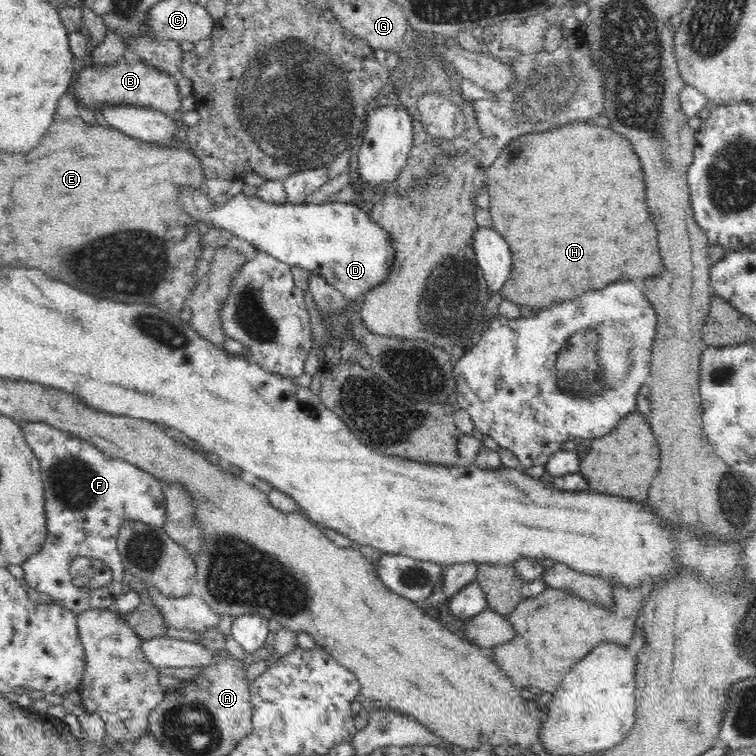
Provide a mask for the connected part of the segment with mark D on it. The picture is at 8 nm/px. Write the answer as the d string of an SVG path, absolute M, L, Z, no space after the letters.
M192 187L178 188L178 192L180 192L178 202L182 210L197 222L206 222L206 224L209 222L214 228L228 230L240 240L249 242L259 251L268 253L291 267L299 266L308 273L318 273L333 288L342 292L349 302L356 300L362 302L363 296L386 280L390 274L396 250L390 246L387 232L368 217L360 206L334 201L320 205L314 205L311 202L274 204L262 200L257 194L248 196L242 192L230 198L225 204L216 206L210 202L206 187L204 191Z

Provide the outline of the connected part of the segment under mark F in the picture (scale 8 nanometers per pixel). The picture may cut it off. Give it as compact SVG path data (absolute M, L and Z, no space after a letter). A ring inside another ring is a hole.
M21 422L26 443L40 461L42 480L45 489L46 525L48 534L46 542L40 547L40 552L32 554L30 560L24 560L21 568L25 574L25 581L38 592L52 597L54 603L75 612L77 615L92 608L114 608L118 596L126 589L124 585L125 568L121 555L117 550L117 539L120 528L126 520L139 521L154 528L164 527L166 524L166 497L162 493L162 486L150 473L111 455L103 453L93 444L63 430L40 422ZM79 557L100 560L109 571L109 581L102 587L81 589L71 580L70 564Z

